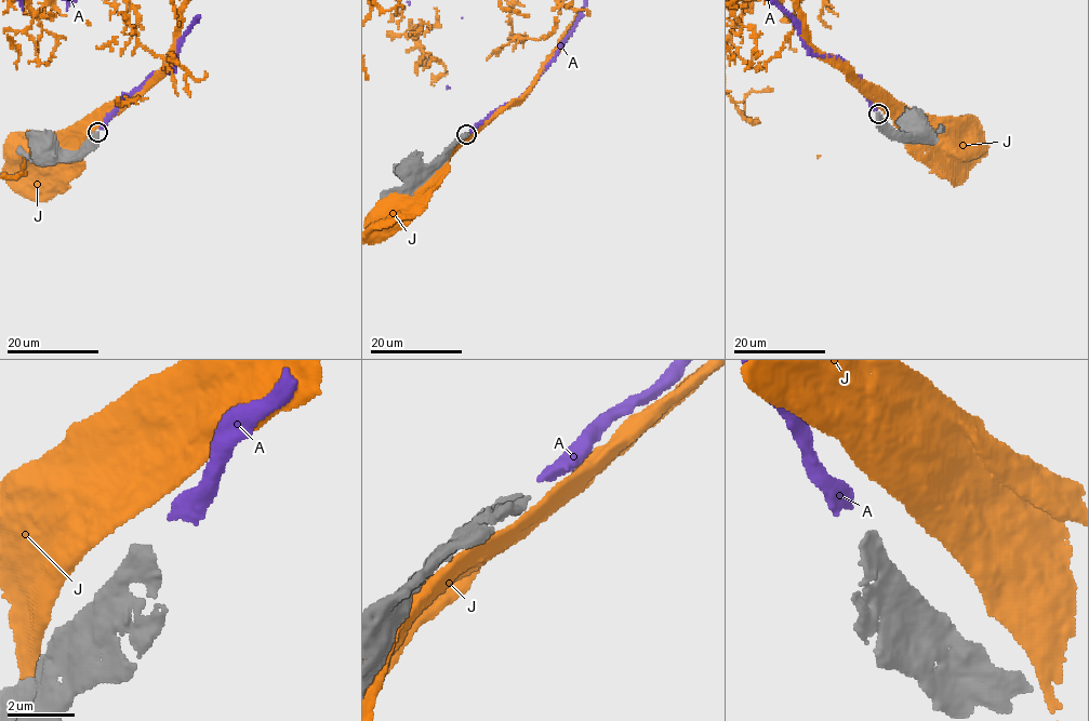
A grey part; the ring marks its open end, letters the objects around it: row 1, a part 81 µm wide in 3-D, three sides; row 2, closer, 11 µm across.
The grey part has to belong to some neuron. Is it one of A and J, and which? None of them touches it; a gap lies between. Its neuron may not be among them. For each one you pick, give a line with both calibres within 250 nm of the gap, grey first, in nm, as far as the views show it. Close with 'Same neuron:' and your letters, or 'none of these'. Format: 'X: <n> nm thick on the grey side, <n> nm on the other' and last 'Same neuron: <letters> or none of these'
A: 300 nm thick on the grey side, 380 nm on the other
Same neuron: A

